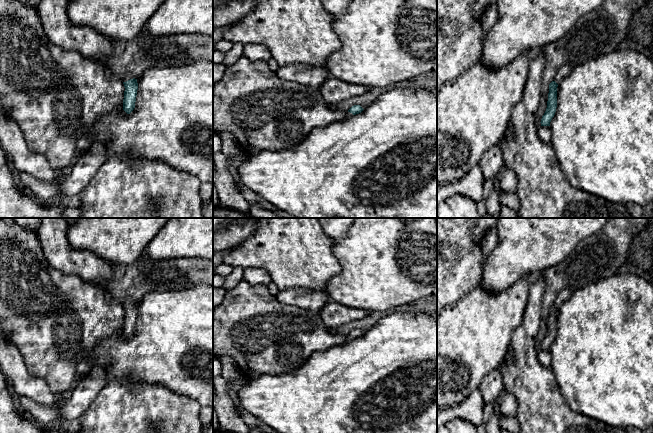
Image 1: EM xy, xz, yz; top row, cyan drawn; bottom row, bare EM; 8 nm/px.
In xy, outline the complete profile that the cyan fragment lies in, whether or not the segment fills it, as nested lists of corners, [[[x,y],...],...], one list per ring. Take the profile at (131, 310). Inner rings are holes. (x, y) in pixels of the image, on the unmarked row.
[[[127,298],[122,305],[125,311],[124,323],[123,323],[123,334],[127,338],[130,338],[135,332],[138,307],[137,307],[137,303],[135,303],[130,298]]]

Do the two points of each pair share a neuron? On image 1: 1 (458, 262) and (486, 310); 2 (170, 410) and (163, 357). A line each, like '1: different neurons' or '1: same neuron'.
1: different neurons
2: different neurons

